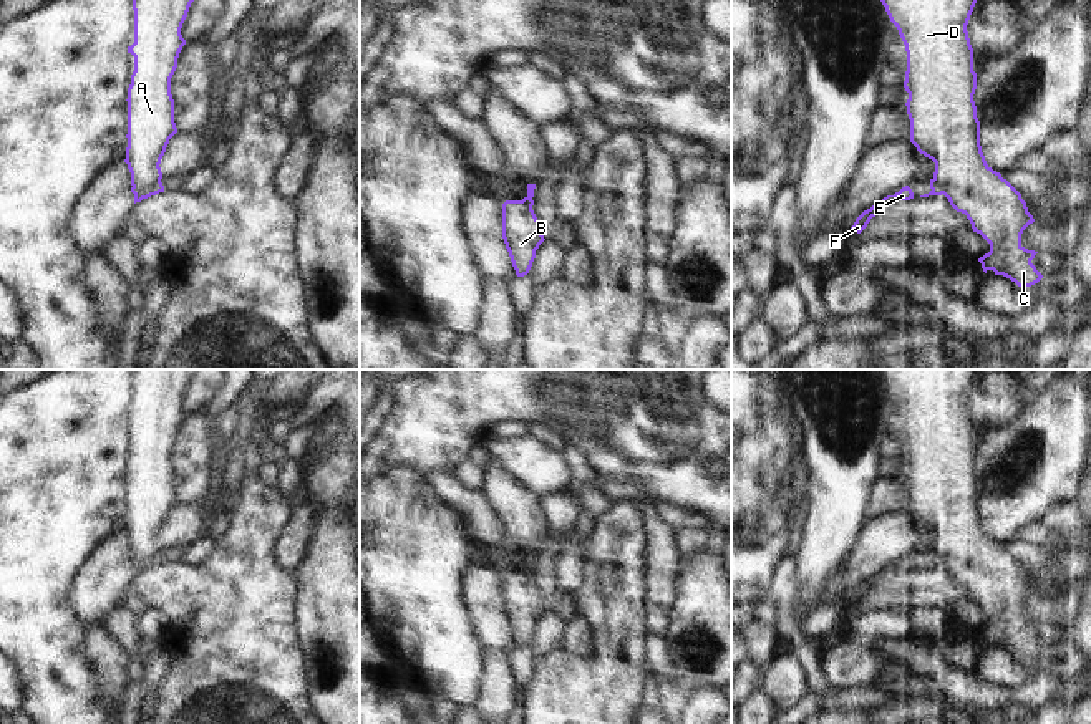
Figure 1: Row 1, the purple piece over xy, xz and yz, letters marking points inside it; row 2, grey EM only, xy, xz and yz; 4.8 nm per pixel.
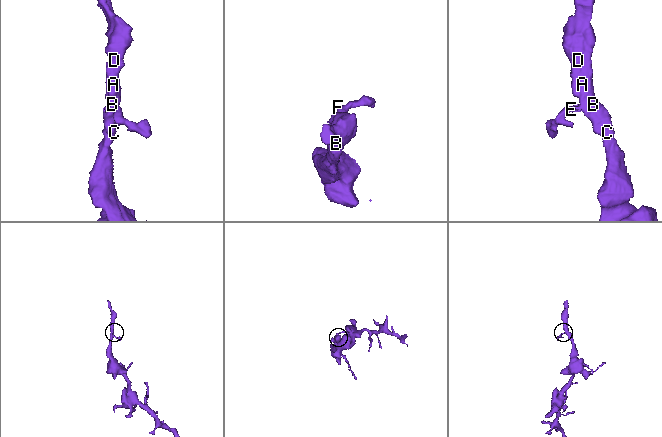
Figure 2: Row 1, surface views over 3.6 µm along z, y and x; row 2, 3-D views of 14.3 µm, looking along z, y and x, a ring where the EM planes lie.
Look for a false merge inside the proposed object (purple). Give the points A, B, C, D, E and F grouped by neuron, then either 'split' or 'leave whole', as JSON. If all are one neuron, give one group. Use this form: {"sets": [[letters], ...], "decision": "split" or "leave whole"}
{"sets": [["A", "B", "C", "D"], ["E", "F"]], "decision": "split"}

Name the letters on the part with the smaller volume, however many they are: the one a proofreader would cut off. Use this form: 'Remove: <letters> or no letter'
Remove: E, F

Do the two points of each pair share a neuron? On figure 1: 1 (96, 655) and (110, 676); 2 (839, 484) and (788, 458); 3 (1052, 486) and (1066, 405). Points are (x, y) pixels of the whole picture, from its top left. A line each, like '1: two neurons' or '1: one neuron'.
1: one neuron
2: two neurons
3: one neuron

